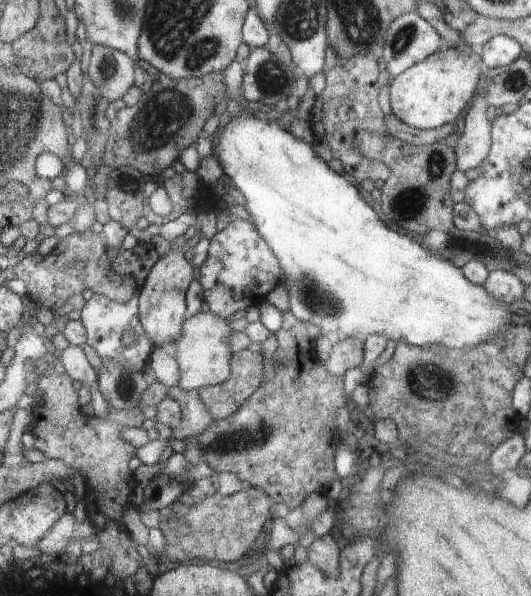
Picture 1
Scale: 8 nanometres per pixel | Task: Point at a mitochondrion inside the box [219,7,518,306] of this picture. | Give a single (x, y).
(408, 205)

